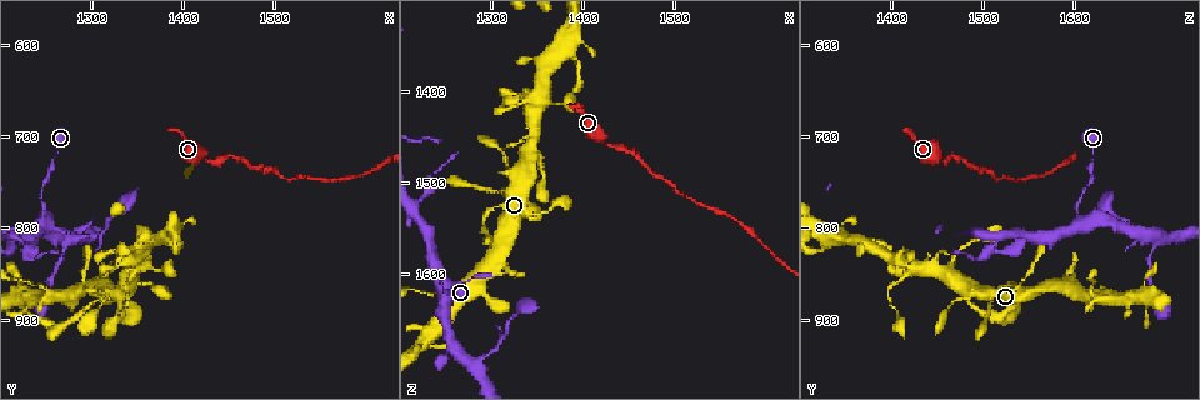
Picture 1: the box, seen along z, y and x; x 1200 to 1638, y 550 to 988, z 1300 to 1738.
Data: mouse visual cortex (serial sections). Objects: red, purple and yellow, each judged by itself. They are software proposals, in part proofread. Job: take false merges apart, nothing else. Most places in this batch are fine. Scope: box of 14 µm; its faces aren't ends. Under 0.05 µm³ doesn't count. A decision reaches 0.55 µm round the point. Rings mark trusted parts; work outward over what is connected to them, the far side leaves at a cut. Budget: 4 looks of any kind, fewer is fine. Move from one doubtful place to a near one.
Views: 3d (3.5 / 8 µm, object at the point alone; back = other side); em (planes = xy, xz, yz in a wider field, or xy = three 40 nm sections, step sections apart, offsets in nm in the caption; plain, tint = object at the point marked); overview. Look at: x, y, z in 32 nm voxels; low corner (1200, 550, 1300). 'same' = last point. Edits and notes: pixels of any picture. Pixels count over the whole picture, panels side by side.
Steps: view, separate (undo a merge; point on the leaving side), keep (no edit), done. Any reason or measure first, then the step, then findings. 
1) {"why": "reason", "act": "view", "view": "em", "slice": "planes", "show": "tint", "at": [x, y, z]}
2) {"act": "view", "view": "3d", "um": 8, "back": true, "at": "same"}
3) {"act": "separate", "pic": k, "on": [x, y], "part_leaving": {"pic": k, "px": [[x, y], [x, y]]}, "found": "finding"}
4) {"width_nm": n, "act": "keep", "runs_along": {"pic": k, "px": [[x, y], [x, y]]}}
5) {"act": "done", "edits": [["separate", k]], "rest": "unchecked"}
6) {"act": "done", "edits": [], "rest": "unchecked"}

{"why": "sharp bend", "act": "view", "view": "3d", "um": 3.5, "back": true, "at": [1335, 875, 1480]}

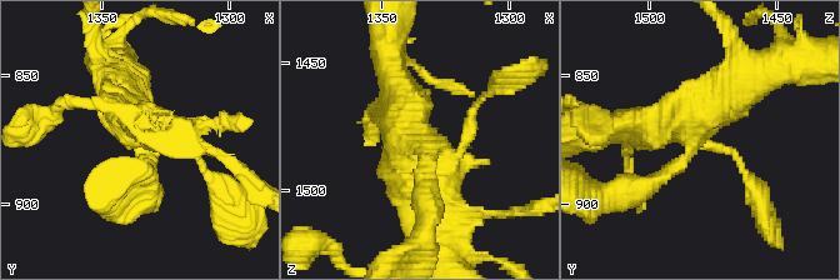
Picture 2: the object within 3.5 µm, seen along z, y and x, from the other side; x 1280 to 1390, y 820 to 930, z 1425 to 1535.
{"act": "keep", "runs_along": {"pic": 2, "px": [[615, 128], [691, 124], [749, 74]]}, "found": "continuous, no second cell"}

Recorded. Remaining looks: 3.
{"why": "small branch off a trunk", "act": "view", "view": "3d", "um": 3.5, "back": true, "at": [1350, 840, 1410]}

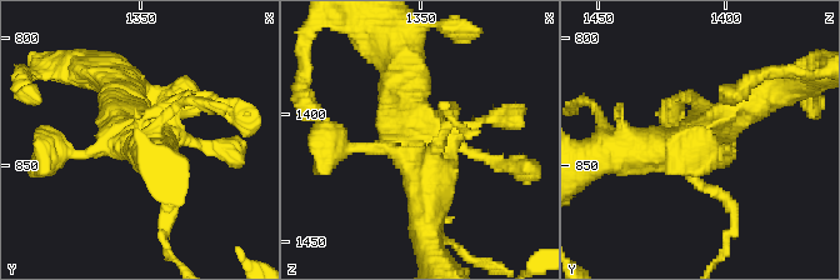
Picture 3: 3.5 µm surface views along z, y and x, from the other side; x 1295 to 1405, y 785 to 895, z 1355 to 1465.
{"act": "view", "view": "em", "slice": "xy", "step": 5, "show": "tint", "at": "same"}

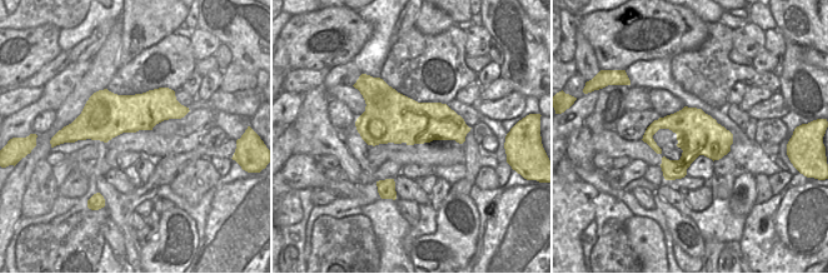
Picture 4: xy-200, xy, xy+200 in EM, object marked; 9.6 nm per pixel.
{"act": "view", "view": "em", "slice": "xy", "step": 1, "show": "tint", "at": "same"}

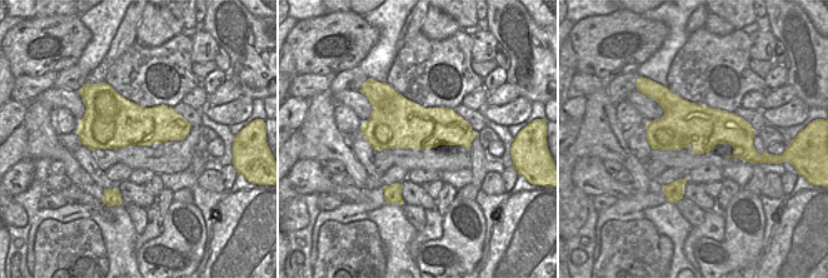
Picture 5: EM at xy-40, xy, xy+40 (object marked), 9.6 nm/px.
{"act": "keep", "runs_along": {"pic": 3, "px": [[609, 148], [663, 148], [755, 101]]}, "found": "one cell here"}

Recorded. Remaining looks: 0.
{"act": "done", "edits": [], "rest": "unchecked"}

